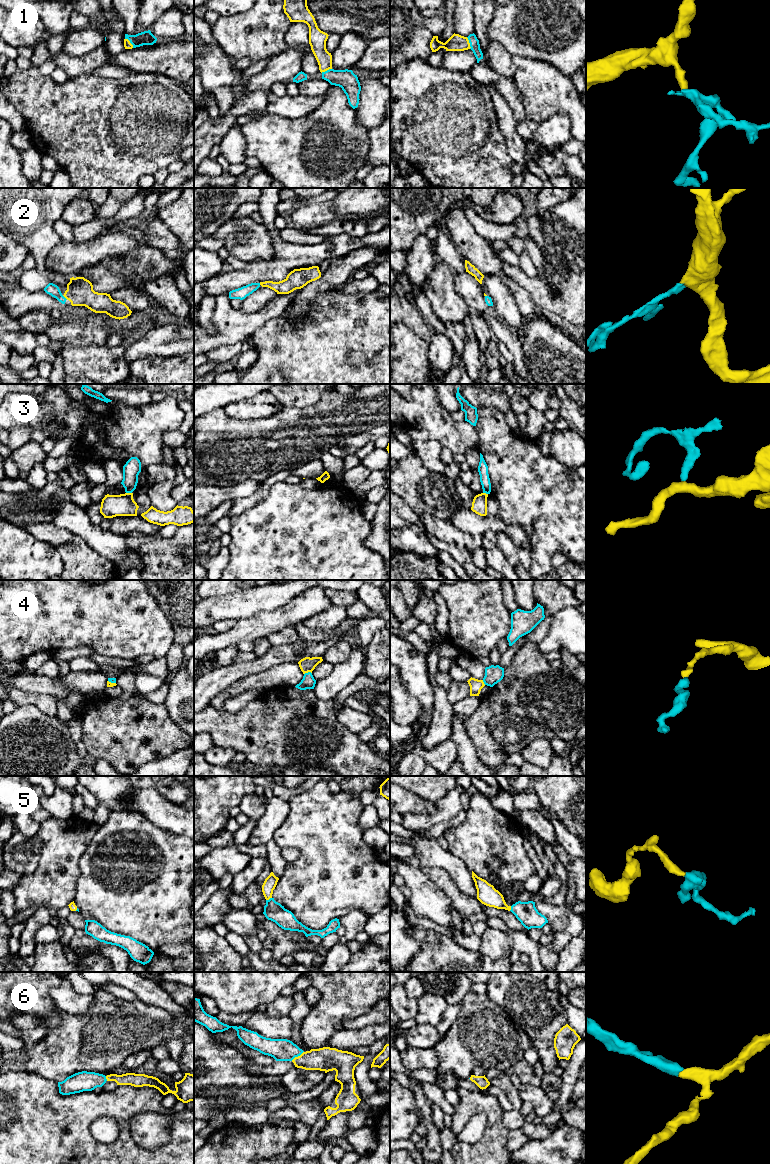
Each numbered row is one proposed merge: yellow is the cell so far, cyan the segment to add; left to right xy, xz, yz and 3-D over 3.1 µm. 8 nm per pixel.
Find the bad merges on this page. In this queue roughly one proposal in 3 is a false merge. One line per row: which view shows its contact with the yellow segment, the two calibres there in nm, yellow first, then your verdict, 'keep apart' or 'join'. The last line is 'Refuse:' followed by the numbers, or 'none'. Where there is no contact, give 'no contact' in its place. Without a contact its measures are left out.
1: yz | 140/80 nm | join
2: xy | 220/90 nm | join
3: xy | 180/140 nm | keep apart
4: xz | 120/110 nm | join
5: xz | 100/160 nm | join
6: xz | 190/180 nm | join
Refuse: 3

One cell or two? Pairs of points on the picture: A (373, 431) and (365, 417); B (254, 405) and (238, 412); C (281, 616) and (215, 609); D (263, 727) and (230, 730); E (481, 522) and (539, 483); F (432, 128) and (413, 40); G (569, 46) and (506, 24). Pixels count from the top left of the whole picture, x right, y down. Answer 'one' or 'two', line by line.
A: two
B: one
C: two
D: one
E: two
F: two
G: one

